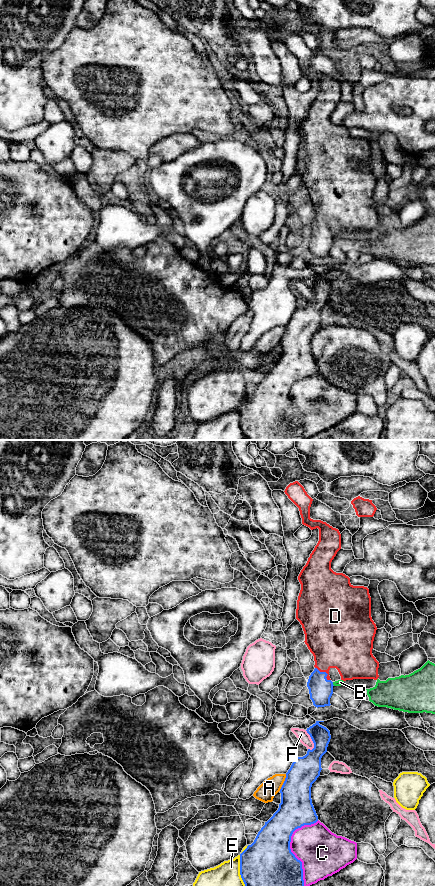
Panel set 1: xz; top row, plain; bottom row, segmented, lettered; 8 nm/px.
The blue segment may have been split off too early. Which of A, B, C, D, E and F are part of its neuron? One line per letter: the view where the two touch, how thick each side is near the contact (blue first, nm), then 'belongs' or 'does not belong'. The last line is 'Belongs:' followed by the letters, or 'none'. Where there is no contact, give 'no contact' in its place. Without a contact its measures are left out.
A: xz | 280/150 nm | does not belong
B: xz | 190/50 nm | does not belong
C: xz | 400/340 nm | does not belong
D: xz | 190/400 nm | belongs
E: xz | 400/190 nm | does not belong
F: xz | 220/90 nm | does not belong
Belongs: D

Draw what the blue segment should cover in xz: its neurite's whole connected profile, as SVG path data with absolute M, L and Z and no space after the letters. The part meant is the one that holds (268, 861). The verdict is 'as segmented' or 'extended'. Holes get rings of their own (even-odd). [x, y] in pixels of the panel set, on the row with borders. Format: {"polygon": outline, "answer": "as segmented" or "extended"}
{"polygon": "M316 721L306 730L314 748L308 749L305 756L297 757L286 773L280 789L281 803L278 810L265 822L254 842L240 854L240 875L245 886L304 886L302 862L291 852L290 842L296 829L318 821L312 804L311 787L320 776L321 758L327 752L331 739L330 731L320 722L324 721Z", "answer": "as segmented"}

